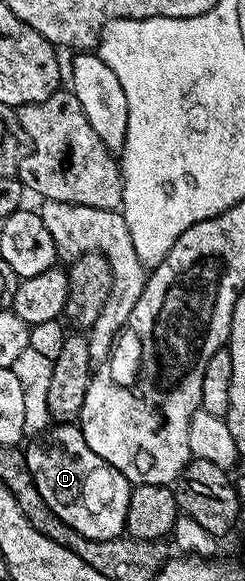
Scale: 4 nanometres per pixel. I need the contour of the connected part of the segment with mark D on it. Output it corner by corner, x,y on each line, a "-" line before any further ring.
60,422
49,426
45,432
27,441
28,448
23,449
26,466
30,466
32,481
38,486
38,494
46,498
50,510
66,522
78,534
91,540
113,540
126,532
126,510
130,506
130,494
134,485
125,478
114,466
110,466
90,446
86,446
86,438
79,426
72,422

